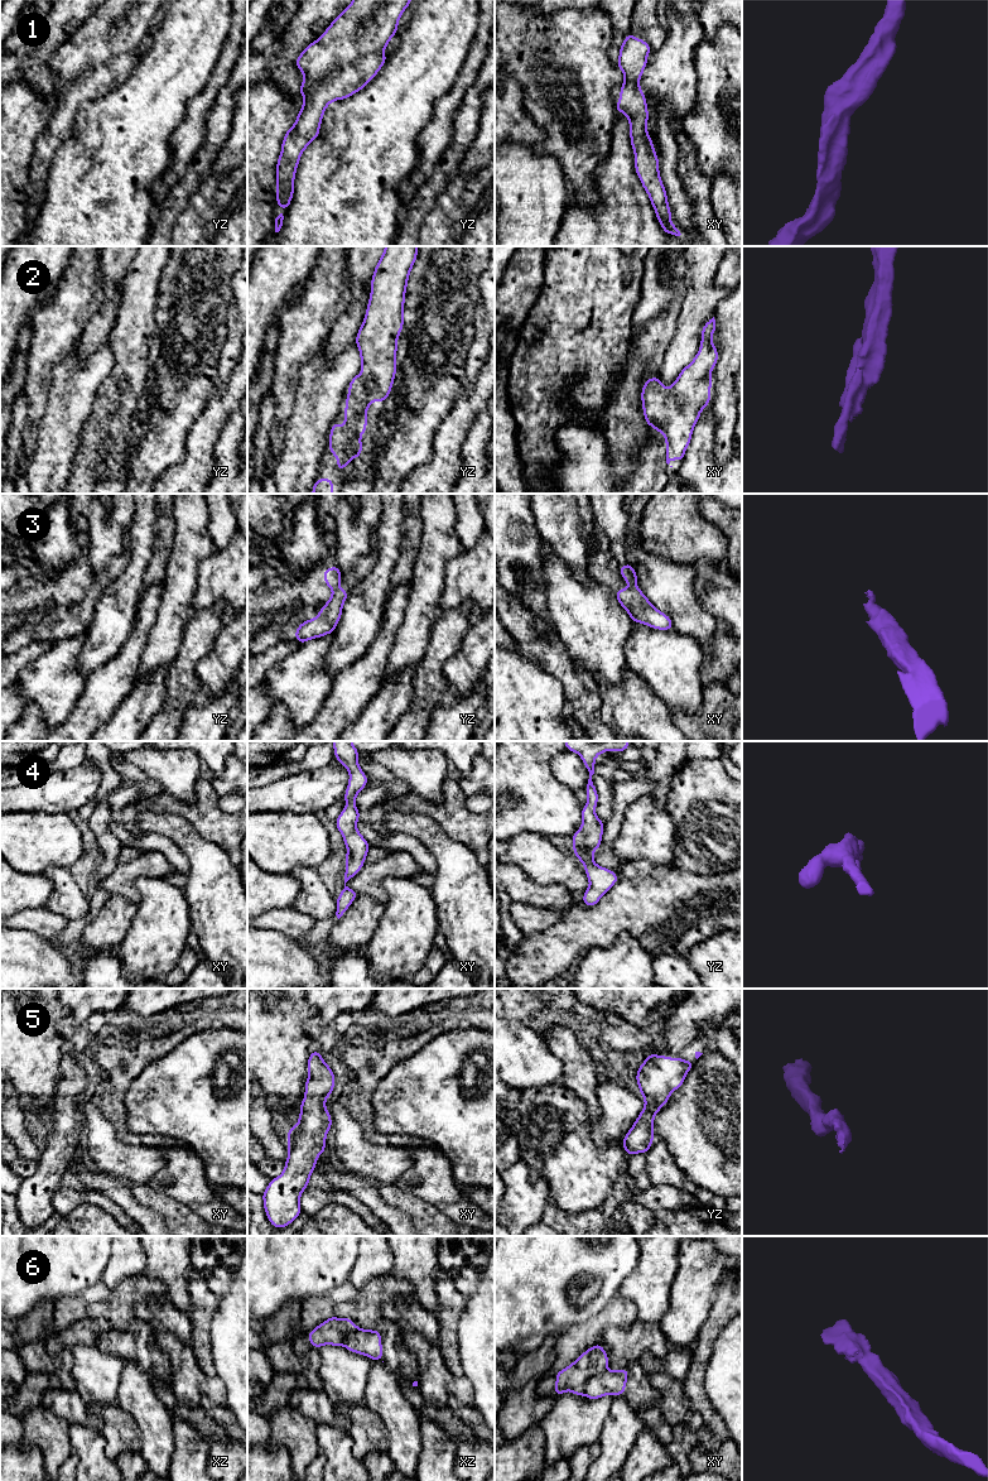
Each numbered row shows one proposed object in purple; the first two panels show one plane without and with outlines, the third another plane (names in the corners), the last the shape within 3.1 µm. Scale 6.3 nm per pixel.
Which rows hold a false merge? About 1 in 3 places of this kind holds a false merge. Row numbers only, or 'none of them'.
3, 6

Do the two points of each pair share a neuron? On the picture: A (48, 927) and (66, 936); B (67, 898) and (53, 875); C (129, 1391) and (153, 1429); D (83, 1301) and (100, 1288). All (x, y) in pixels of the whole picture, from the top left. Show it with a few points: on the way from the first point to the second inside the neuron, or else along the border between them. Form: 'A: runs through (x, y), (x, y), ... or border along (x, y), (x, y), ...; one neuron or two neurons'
A: border along (70, 921), (53, 939); two neurons
B: runs through (66, 893), (64, 886), (58, 880); one neuron
C: runs through (138, 1400), (148, 1410), (153, 1421); one neuron
D: runs through (87, 1297), (96, 1292); one neuron

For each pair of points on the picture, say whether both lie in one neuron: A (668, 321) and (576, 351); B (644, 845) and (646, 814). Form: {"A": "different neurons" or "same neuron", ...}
{"A": "different neurons", "B": "same neuron"}

